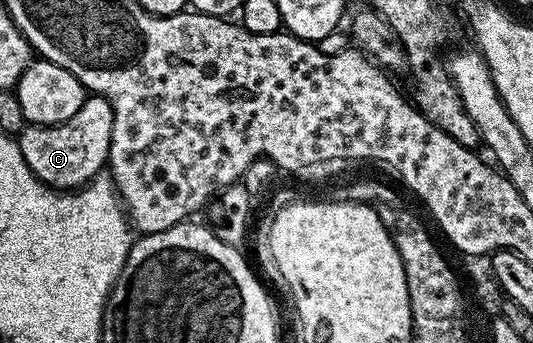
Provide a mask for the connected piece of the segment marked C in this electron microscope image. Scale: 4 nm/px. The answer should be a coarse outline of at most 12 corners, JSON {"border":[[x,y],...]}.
{"border":[[85,99],[61,124],[18,133],[44,184],[75,190],[105,171],[116,114]]}

